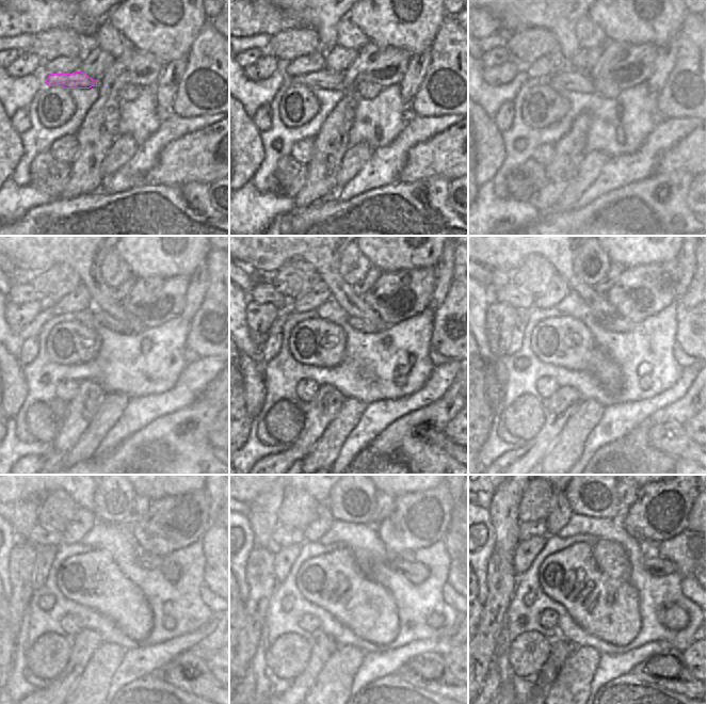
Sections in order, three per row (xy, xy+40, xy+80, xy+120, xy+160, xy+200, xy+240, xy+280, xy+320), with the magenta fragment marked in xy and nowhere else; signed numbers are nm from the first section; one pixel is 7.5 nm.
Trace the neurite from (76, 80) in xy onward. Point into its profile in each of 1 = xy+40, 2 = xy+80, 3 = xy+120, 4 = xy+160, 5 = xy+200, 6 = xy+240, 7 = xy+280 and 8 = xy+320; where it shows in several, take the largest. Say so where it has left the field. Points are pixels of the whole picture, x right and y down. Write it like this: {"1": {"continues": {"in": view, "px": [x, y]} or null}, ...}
{"1": {"continues": {"in": "xy+40", "px": [323, 79]}}, "2": {"continues": {"in": "xy+80", "px": [578, 81]}}, "3": {"continues": {"in": "xy+120", "px": [102, 319]}}, "4": {"continues": {"in": "xy+160", "px": [363, 325]}}, "5": {"continues": {"in": "xy+200", "px": [620, 323]}}, "6": {"continues": {"in": "xy+240", "px": [149, 561]}}, "7": {"continues": {"in": "xy+280", "px": [405, 562]}}, "8": {"continues": {"in": "xy+320", "px": [655, 565]}}}

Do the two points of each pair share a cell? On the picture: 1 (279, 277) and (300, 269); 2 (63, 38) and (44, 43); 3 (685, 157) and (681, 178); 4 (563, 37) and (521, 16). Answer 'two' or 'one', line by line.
1: one
2: one
3: two
4: one

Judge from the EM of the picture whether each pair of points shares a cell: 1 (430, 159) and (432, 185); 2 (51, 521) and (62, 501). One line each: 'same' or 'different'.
1: different
2: same

